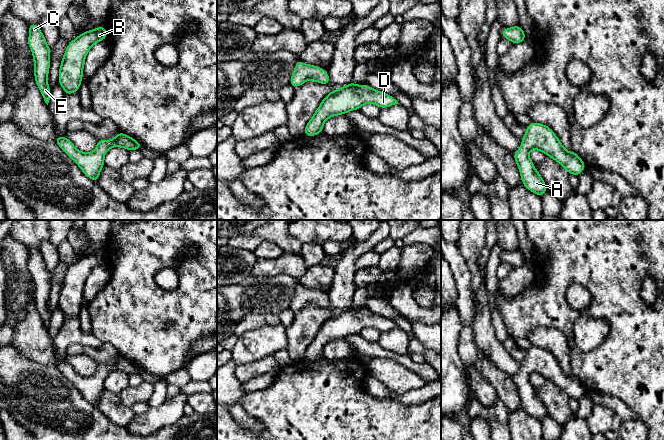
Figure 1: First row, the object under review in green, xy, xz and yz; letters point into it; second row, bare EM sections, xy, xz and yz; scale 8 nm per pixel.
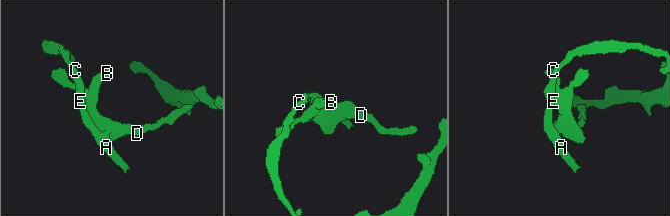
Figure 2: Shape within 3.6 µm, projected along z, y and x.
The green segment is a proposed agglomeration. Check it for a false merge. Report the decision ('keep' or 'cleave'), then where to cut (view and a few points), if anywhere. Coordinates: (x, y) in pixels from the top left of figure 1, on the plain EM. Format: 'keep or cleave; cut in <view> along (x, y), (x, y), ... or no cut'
keep; no cut

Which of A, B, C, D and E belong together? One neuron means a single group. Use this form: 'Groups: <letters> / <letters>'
Groups: A B C D E

